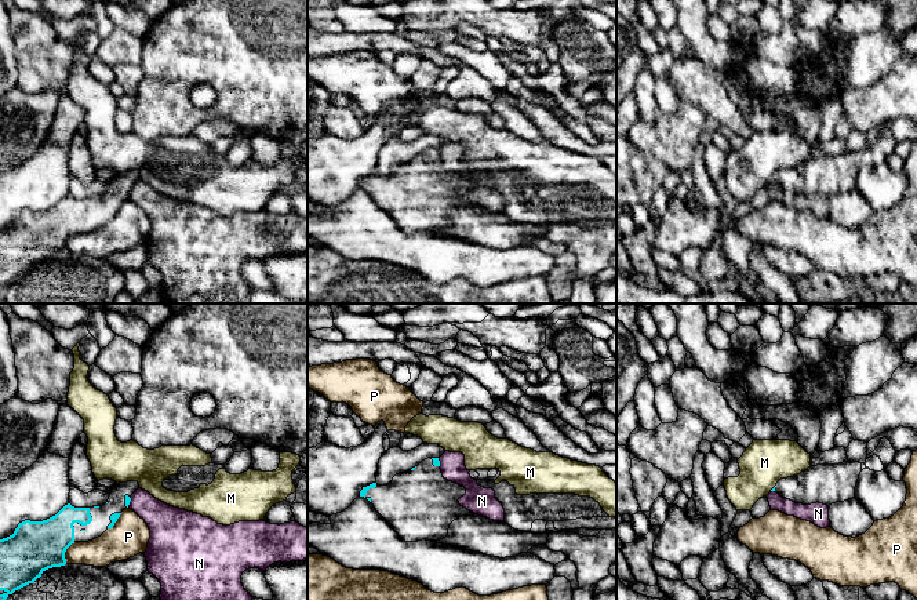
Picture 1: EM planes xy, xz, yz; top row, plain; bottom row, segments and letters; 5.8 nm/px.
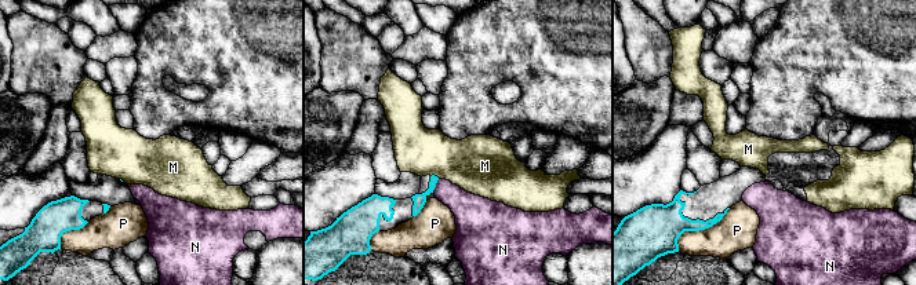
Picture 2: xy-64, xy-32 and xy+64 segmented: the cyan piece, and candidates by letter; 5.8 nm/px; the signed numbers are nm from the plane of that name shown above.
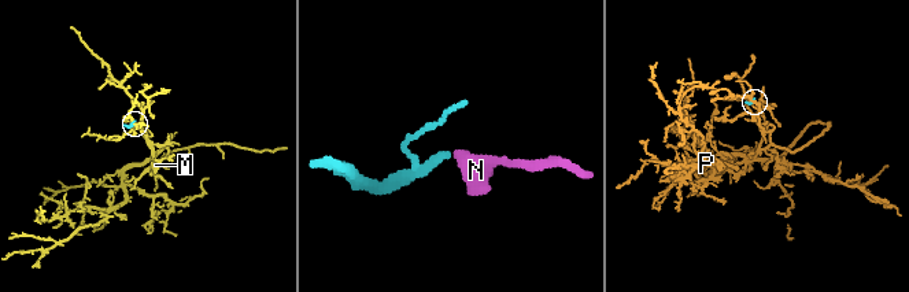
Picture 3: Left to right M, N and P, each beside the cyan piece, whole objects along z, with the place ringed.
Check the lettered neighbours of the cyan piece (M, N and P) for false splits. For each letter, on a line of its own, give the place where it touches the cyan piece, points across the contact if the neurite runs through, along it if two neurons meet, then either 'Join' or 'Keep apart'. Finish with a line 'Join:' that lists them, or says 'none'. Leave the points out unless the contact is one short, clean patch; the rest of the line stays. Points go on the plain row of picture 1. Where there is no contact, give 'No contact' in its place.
M: Touches cyan at yz (772, 180). Boundary: yz (774, 177), (770, 181). Keep apart
N: Touches cyan at xy (128, 193). Boundary: xy (131, 189), (127, 197). Keep apart
P: Touches cyan at xy (65, 242). Keep apart
Join: none

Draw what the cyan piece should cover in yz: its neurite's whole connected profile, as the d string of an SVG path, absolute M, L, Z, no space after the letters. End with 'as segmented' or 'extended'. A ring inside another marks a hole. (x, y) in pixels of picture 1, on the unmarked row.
M859 153L816 156L797 167L780 170L771 181L796 194L832 196L855 189L855 178L862 163Z; extended

